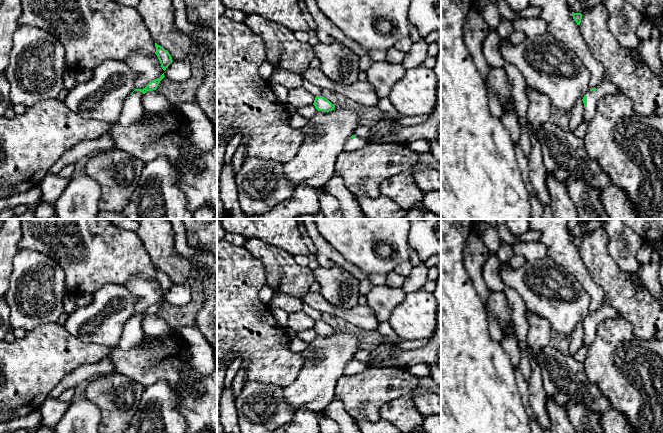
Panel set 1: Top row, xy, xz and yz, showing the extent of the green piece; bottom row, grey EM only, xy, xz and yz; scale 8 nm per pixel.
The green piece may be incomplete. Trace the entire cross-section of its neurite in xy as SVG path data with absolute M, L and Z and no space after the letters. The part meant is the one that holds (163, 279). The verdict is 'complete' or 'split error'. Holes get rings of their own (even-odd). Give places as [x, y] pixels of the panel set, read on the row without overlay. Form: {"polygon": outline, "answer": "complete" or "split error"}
{"polygon": "M155 267L155 271L156 271L156 276L155 278L157 279L161 291L162 293L165 295L166 292L172 287L172 281L169 278L169 276L167 274L165 274L163 271L161 271L160 269L158 269L157 267Z", "answer": "complete"}

